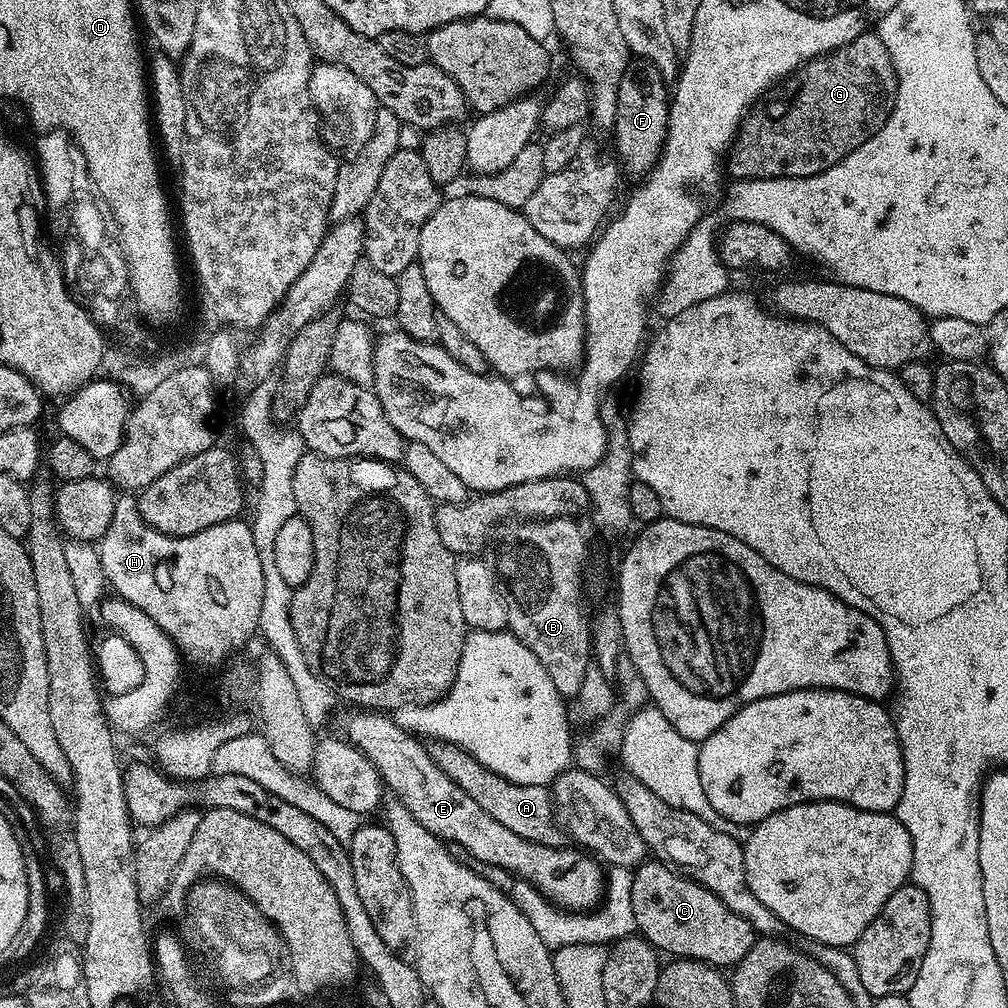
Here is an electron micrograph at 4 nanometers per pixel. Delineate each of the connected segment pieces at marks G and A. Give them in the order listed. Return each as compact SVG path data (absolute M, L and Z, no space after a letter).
M869 30L858 38L854 38L854 42L850 42L846 46L842 46L838 50L829 52L826 56L819 56L816 60L810 60L807 64L803 64L801 68L796 69L791 76L783 81L782 89L771 93L767 98L761 99L759 103L753 107L752 111L745 116L740 128L736 132L735 138L732 139L732 147L726 153L726 172L730 177L739 180L765 180L766 178L778 178L779 176L793 176L794 178L806 178L818 174L822 170L826 170L830 166L834 166L842 158L846 158L846 154L850 154L850 150L854 150L858 146L862 146L862 142L866 142L866 138L870 138L879 130L886 122L886 118L890 118L892 107L896 101L896 71L892 65L890 54L886 50L886 46L882 42L882 38L875 31Z
M432 742L427 745L427 750L432 760L455 784L462 786L490 818L502 822L506 830L514 830L520 838L526 838L530 842L538 842L547 848L567 848L570 837L567 827L558 819L556 805L552 802L551 791L545 785L535 782L527 784L515 784L498 774L491 772L482 762L478 762L466 750L462 750L457 744L445 744Z

